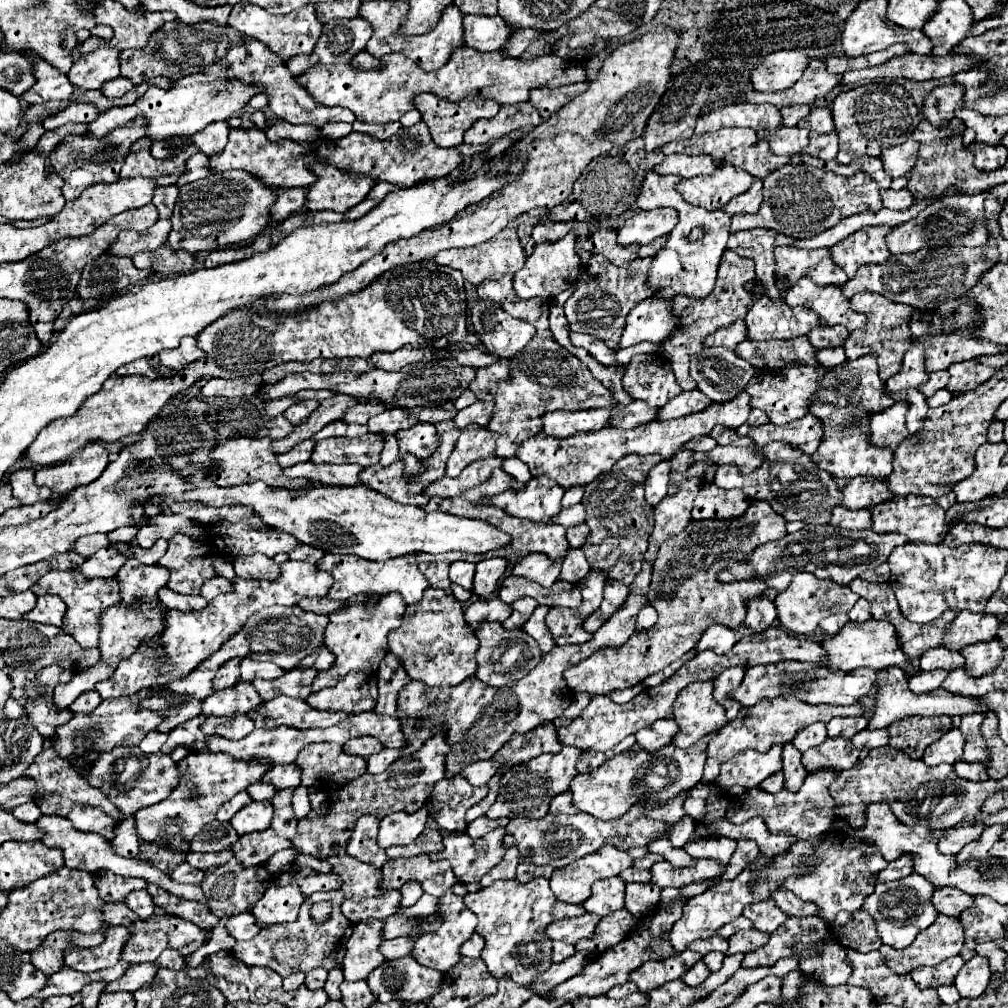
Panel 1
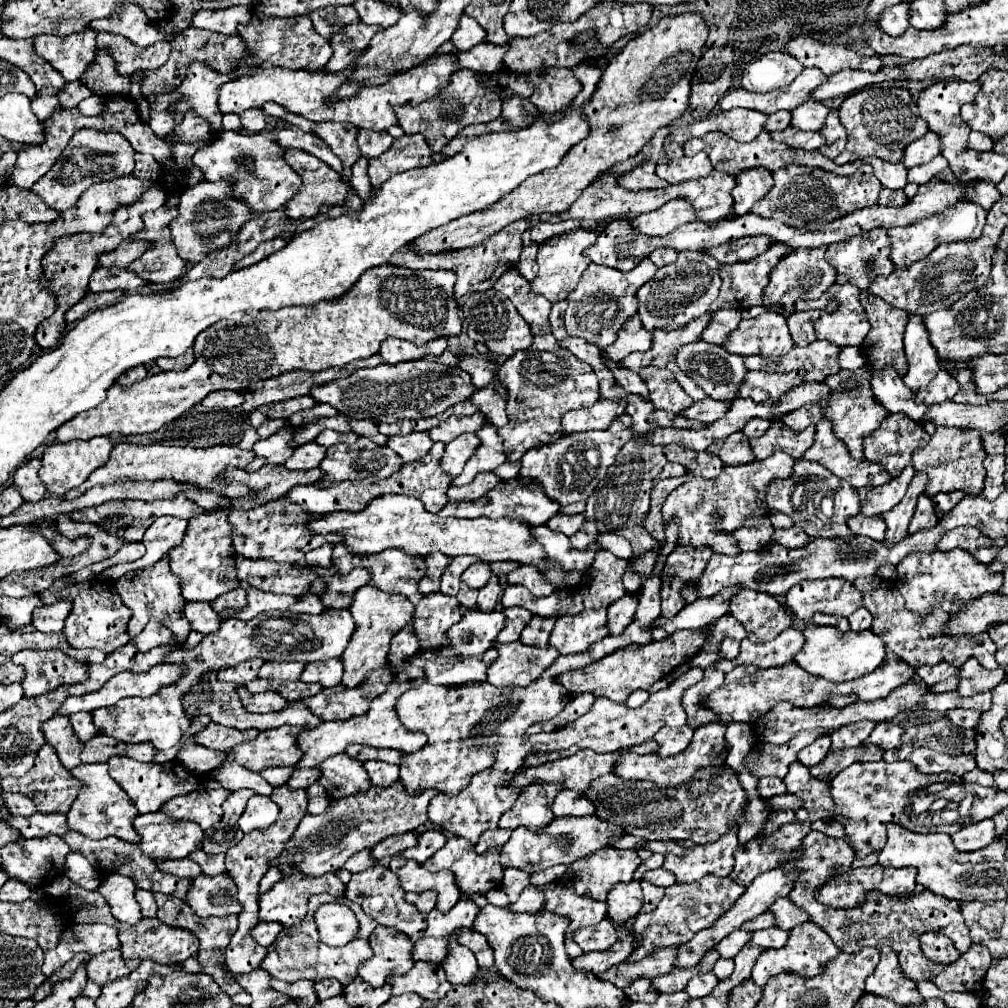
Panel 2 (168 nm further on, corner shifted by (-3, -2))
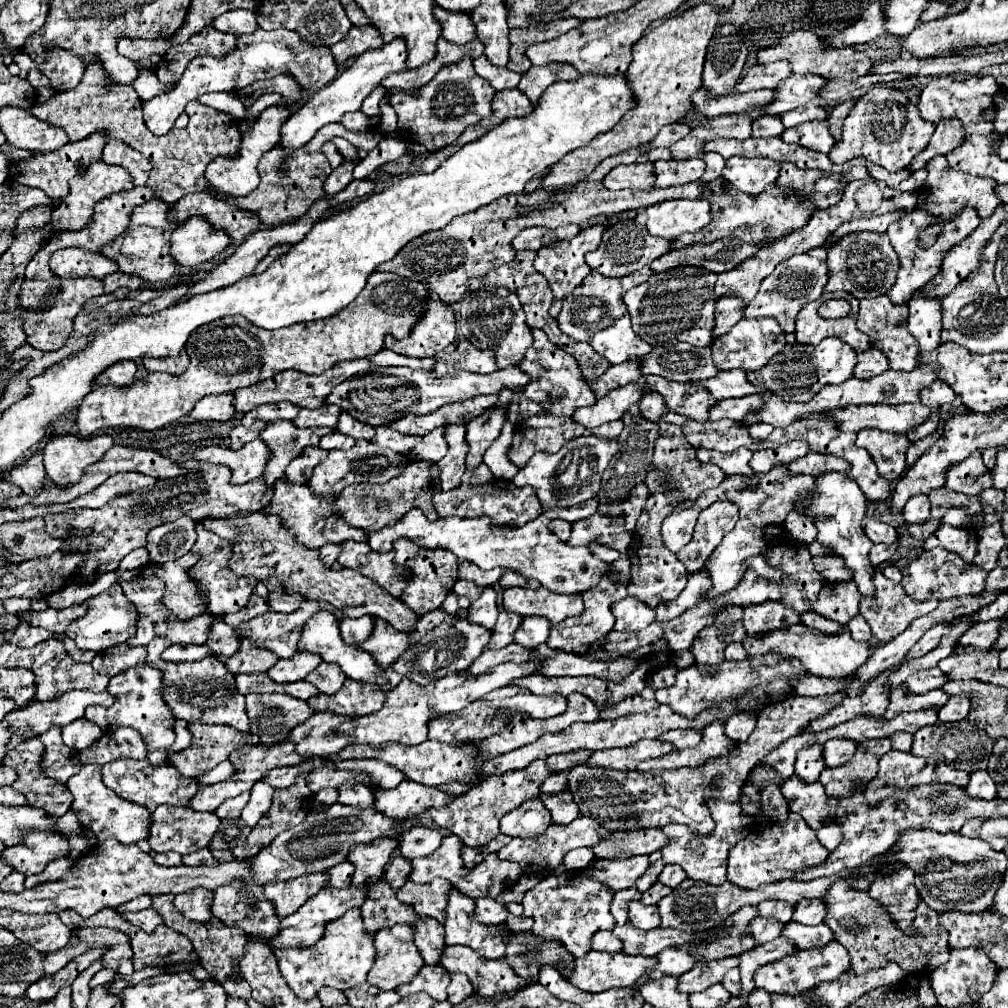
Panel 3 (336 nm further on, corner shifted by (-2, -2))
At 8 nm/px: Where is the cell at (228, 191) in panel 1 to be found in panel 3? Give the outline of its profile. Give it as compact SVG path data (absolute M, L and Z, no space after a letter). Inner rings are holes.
M193 214L171 234L171 256L185 268L195 268L213 260L229 246L225 230L213 228L203 216Z

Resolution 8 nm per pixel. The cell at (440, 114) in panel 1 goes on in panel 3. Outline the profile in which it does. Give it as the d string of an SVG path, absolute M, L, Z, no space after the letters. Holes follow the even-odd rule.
M461 58L459 62L441 68L437 76L421 88L419 96L395 94L391 96L389 102L399 118L397 132L401 134L401 138L419 142L427 148L427 152L435 152L447 144L453 144L467 126L487 118L493 112L491 110L493 94L495 94L493 86L475 72L471 60Z

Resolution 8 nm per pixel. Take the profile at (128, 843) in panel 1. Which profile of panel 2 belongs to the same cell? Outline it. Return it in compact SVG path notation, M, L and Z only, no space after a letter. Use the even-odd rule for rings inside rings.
M162 812L136 816L134 828L142 836L140 850L156 862L186 858L190 852L202 848L204 840L204 830L198 824L168 818Z

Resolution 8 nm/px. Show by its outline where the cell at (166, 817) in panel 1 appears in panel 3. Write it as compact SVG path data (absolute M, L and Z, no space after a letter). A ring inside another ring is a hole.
M317 712L309 720L293 728L283 742L293 742L295 752L303 758L337 754L341 748L349 746L339 736L333 736L333 728L337 728L341 720L349 720L349 718L331 712Z

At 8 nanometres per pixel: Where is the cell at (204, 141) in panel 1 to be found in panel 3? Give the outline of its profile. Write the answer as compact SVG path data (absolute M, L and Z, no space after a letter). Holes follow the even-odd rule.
M257 28L253 34L237 36L237 48L229 56L193 58L187 64L183 78L175 84L173 90L155 96L149 102L143 102L145 124L155 134L167 134L173 128L173 122L177 120L177 116L185 110L187 102L197 100L199 96L211 94L211 92L241 90L255 80L273 78L277 74L291 74L301 84L303 90L317 92L319 88L327 86L337 76L337 64L327 46L307 44L307 40L301 40L301 36L297 36L297 32L291 32L291 30L267 32L263 28Z

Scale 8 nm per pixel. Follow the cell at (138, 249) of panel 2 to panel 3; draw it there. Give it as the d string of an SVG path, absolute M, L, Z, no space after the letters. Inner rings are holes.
M63 248L51 256L51 270L61 278L77 278L77 276L93 276L103 280L103 276L119 270L117 262L109 260L99 252L85 252L81 248Z

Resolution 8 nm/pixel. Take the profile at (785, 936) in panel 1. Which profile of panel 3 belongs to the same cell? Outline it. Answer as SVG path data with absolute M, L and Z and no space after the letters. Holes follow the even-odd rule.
M835 940L825 944L823 948L809 948L809 950L797 950L791 956L785 956L783 960L775 960L765 964L755 972L755 984L757 988L763 988L767 992L775 994L801 994L803 990L815 988L819 982L835 980L841 972L849 970L851 956L849 952L837 944Z

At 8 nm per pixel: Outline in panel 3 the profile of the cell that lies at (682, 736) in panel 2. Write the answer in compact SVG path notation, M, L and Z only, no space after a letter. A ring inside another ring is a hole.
M667 730L661 734L659 740L671 742L677 750L683 750L683 748L697 746L701 740L701 732L699 730Z

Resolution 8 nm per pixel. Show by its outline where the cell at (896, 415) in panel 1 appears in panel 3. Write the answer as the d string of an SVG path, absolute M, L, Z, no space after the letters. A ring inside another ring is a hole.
M865 428L857 436L857 446L865 448L871 454L883 478L901 478L905 468L905 452L911 446L911 440L905 434L891 434L875 428Z

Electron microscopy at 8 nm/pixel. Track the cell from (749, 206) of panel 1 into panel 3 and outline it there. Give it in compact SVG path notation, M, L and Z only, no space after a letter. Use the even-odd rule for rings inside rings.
M729 158L723 168L723 178L733 184L737 190L757 196L765 190L765 186L775 184L779 172L779 162L769 158Z

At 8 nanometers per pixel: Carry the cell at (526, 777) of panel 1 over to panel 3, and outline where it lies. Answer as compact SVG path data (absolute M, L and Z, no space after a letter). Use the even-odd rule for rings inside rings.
M537 796L525 800L513 812L501 818L501 832L517 838L537 838L551 824L551 814L545 808L543 800Z

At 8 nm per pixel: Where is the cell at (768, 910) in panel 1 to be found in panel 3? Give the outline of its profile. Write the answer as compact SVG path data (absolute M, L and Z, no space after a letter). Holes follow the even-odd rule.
M803 898L795 904L795 910L793 910L795 922L807 924L807 926L817 926L823 922L823 918L825 918L825 904L821 904L821 900Z

